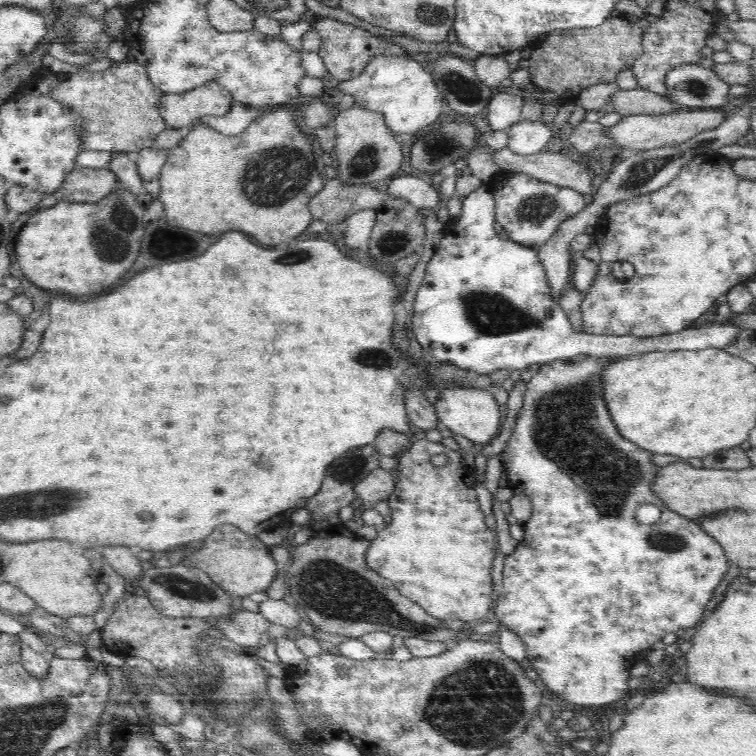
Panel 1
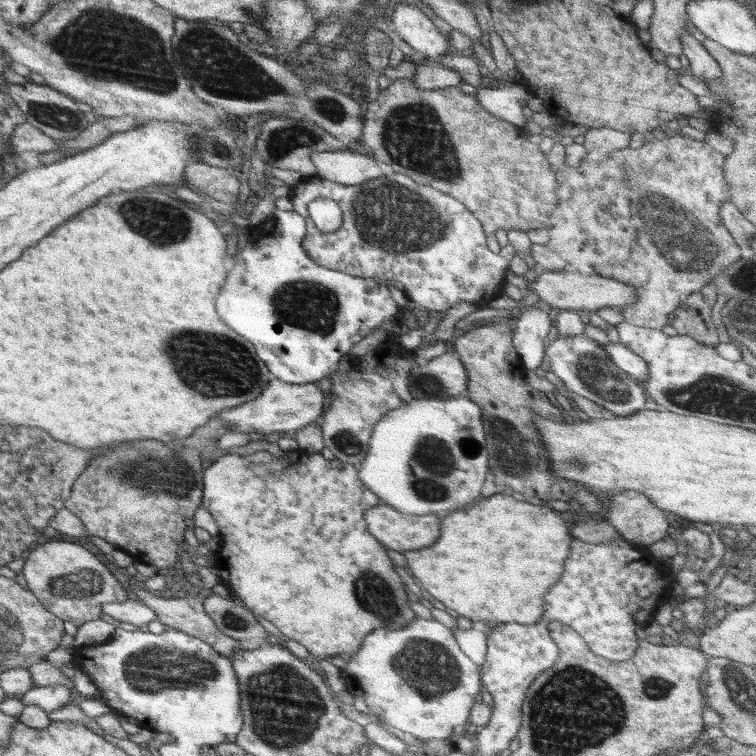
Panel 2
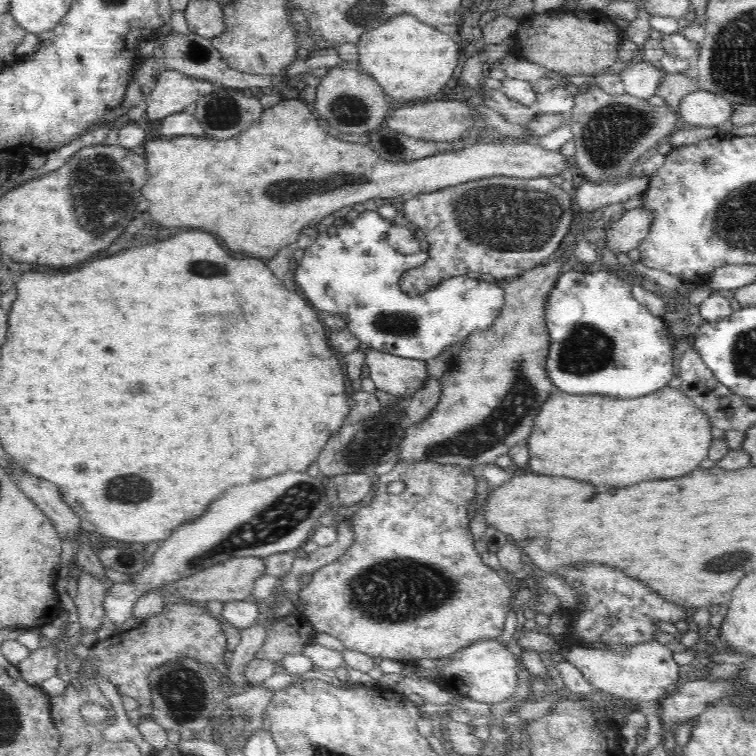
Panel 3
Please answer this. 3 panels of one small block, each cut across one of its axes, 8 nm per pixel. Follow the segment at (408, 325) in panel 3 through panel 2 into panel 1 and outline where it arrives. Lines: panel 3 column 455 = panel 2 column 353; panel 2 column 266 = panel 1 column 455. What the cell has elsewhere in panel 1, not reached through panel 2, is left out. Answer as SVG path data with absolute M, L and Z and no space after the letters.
M484 182L478 190L474 190L472 194L465 196L463 199L463 205L460 209L460 214L454 219L450 218L443 226L444 237L438 242L438 248L434 252L434 256L428 265L426 266L426 274L421 285L418 287L418 296L416 296L416 302L414 302L414 313L412 315L411 332L416 336L418 344L422 347L423 356L429 360L436 358L438 362L452 363L456 369L462 368L464 371L474 373L474 375L491 375L497 370L514 371L523 368L540 368L546 364L554 363L555 361L564 361L566 359L580 358L583 356L593 356L593 358L600 358L600 356L609 356L610 358L621 359L624 357L638 356L642 354L648 354L648 352L668 352L668 350L704 350L704 348L720 348L728 346L735 338L736 335L742 330L738 325L728 325L728 321L725 319L719 319L717 322L711 324L711 326L701 328L688 328L681 330L680 332L671 335L662 335L648 338L638 338L636 336L608 336L608 335L595 335L588 334L582 330L576 332L572 329L568 317L562 310L560 304L554 303L552 297L550 297L550 288L546 273L544 273L544 265L540 263L538 257L537 248L530 248L510 240L500 240L497 236L498 230L493 223L495 216L495 200L491 186L488 182Z

